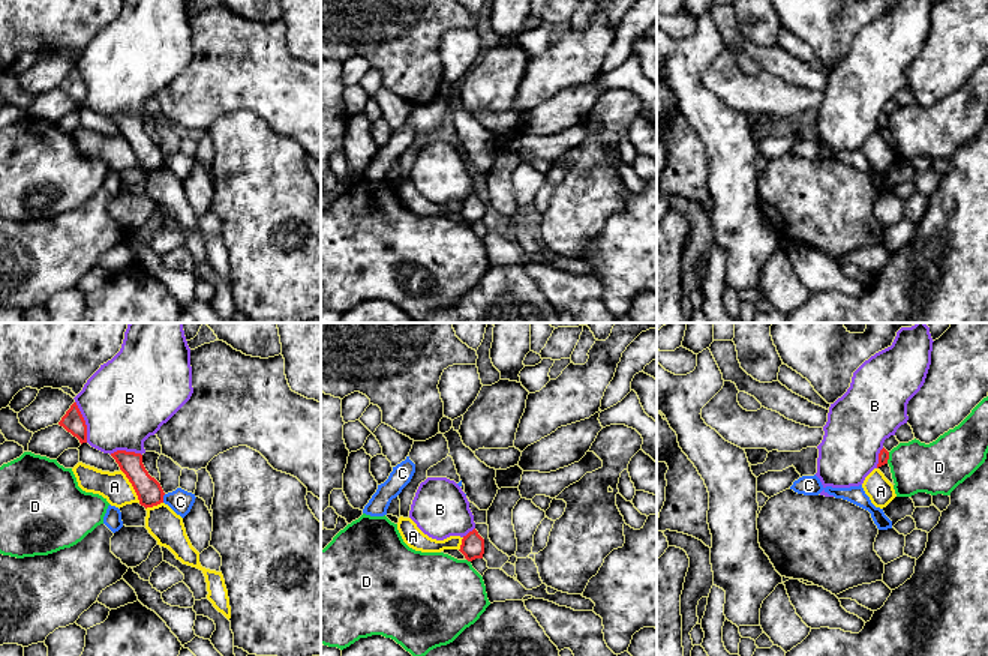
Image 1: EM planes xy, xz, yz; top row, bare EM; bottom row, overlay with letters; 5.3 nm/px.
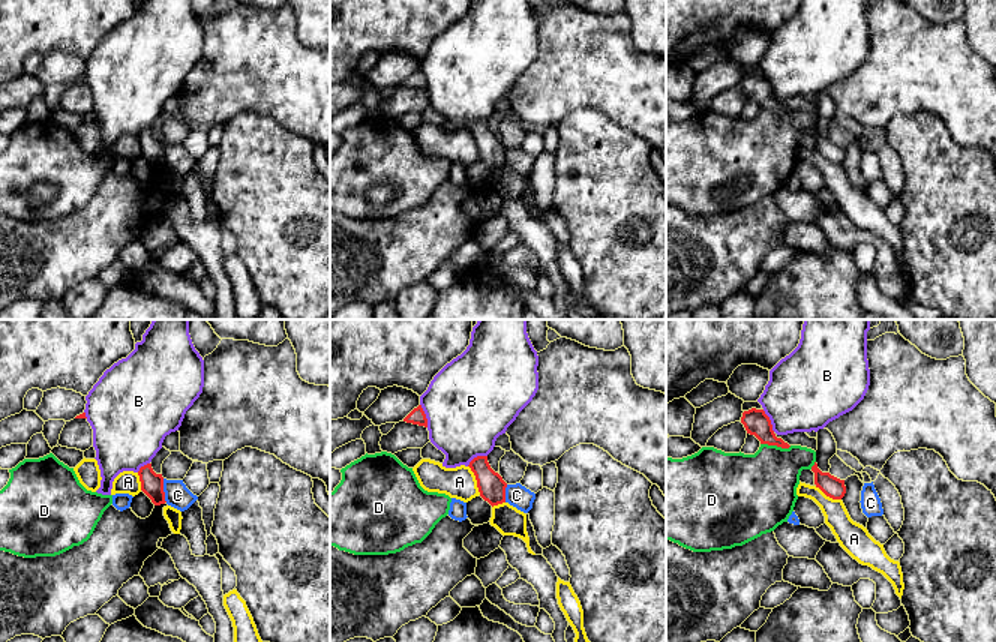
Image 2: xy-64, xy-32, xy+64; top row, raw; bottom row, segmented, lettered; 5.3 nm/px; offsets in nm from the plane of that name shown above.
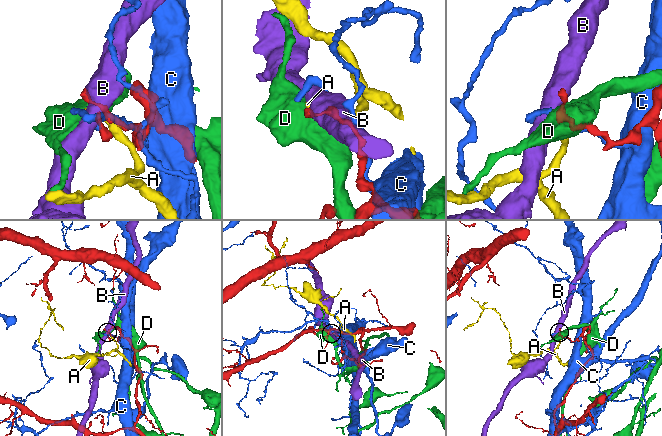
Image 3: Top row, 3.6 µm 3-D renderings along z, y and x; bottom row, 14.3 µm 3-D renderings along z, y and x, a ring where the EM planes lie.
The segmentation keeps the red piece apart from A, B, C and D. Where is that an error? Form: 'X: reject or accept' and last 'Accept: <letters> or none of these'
A: reject
B: reject
C: reject
D: reject
Accept: none of these

